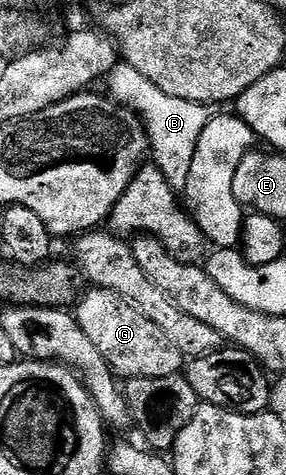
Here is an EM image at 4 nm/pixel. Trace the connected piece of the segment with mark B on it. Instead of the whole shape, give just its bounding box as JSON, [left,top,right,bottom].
[106,61,213,193]

